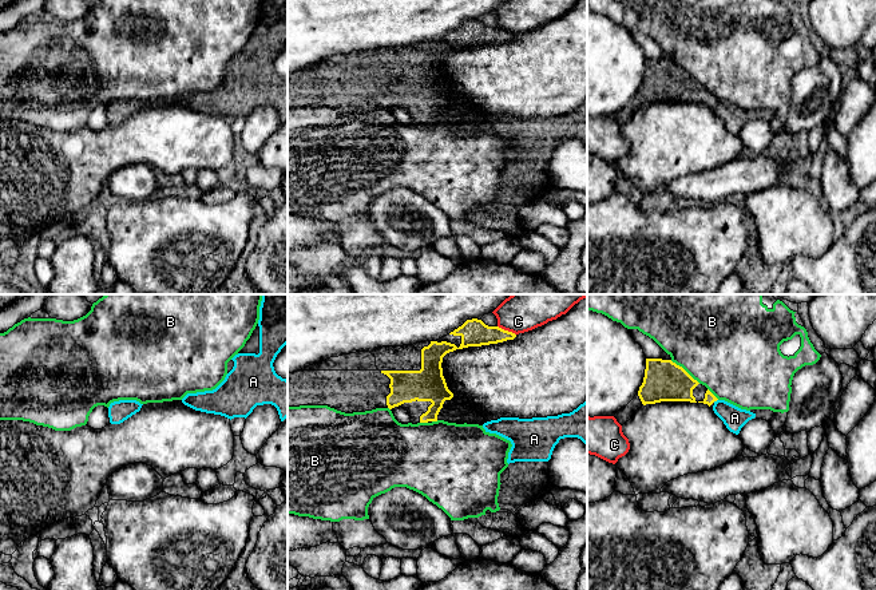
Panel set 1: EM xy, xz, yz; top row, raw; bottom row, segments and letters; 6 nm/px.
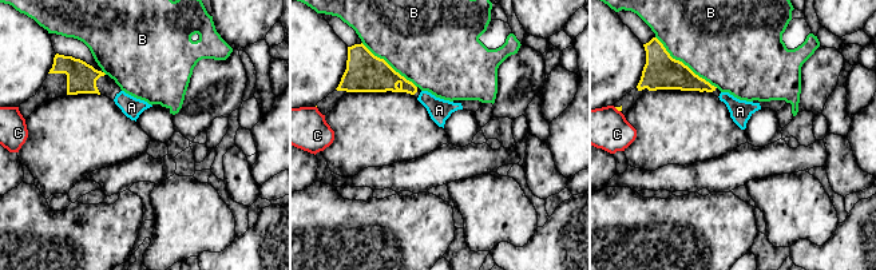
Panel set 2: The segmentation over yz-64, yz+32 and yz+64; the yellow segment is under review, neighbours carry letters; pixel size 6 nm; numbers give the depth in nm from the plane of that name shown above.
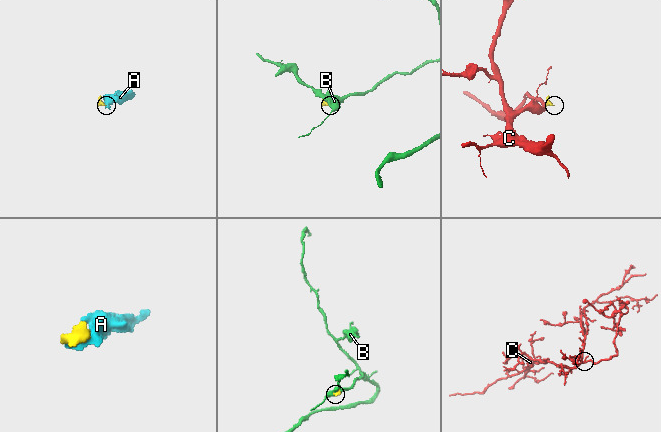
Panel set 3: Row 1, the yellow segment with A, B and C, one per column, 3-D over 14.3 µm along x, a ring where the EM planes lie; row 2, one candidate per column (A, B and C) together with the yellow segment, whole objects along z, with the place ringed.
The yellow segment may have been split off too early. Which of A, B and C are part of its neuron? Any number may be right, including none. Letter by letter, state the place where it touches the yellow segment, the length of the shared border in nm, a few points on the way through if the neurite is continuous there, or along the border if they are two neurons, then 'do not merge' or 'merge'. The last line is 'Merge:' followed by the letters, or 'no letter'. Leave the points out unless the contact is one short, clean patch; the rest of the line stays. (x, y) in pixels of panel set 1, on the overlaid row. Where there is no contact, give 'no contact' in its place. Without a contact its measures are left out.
A: meets yellow in yz at (714, 400); contact 40 nm long; runs through yz (709, 399), (714, 400), (734, 418); merge
B: meets yellow in yz at (684, 369); contact 240 nm long; do not merge
C: meets yellow in xz at (507, 331); contact 130 nm long; do not merge
Merge: A

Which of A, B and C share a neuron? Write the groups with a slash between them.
A / B / C

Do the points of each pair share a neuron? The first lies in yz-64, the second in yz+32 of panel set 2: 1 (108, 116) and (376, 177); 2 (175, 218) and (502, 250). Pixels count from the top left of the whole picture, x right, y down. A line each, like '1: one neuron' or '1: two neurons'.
1: two neurons
2: two neurons

